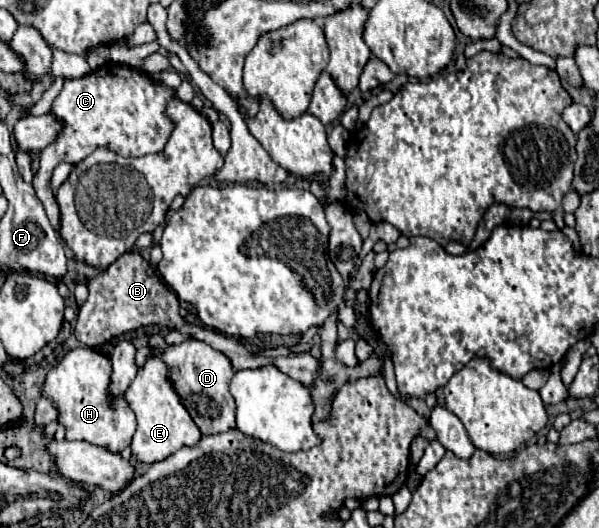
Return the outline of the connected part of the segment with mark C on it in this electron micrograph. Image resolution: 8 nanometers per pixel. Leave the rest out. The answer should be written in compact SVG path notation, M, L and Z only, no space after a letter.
M107 61L103 67L81 79L65 81L61 93L51 105L51 113L61 121L61 131L55 141L41 151L37 177L33 179L37 197L43 201L47 217L55 229L59 229L59 207L47 187L53 169L65 159L85 159L97 147L107 147L121 157L141 157L163 151L175 127L165 113L171 99L175 99L175 89L153 81L151 75L139 69L113 65L113 61Z

